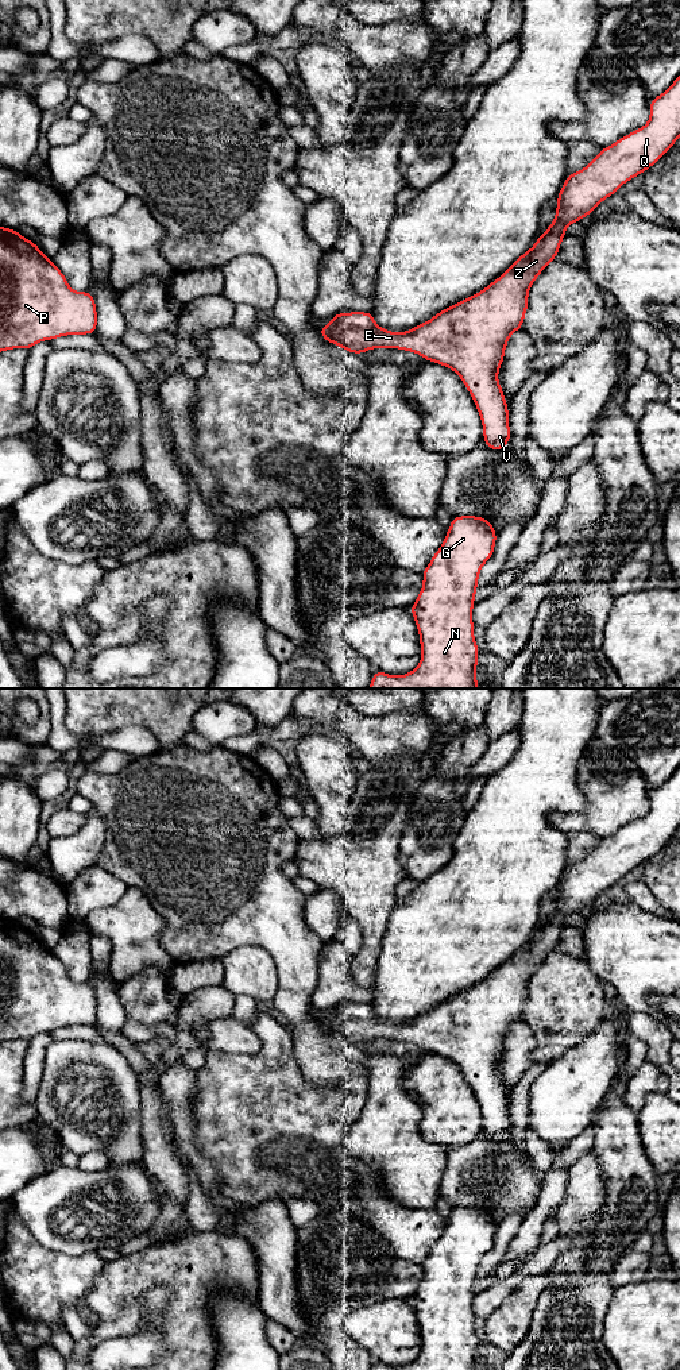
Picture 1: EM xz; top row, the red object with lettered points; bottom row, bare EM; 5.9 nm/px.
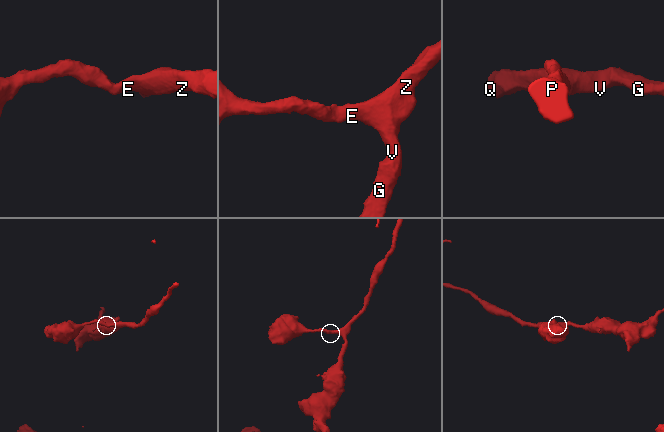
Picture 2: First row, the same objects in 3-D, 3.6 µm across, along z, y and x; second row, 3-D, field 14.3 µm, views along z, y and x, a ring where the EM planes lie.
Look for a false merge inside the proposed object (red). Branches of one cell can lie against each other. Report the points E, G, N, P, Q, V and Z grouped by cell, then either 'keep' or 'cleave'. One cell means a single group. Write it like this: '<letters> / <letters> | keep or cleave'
E G N P Q V Z | keep

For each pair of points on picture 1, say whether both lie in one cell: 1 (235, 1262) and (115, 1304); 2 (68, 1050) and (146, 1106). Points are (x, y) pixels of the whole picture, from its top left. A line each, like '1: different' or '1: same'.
1: same
2: different

